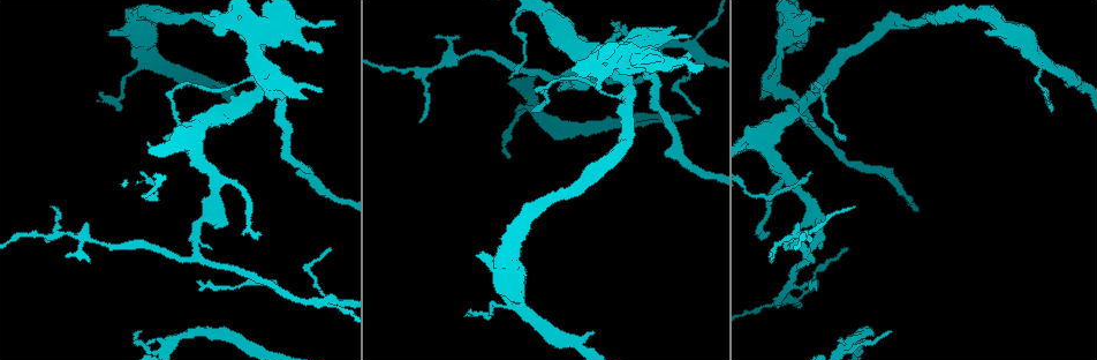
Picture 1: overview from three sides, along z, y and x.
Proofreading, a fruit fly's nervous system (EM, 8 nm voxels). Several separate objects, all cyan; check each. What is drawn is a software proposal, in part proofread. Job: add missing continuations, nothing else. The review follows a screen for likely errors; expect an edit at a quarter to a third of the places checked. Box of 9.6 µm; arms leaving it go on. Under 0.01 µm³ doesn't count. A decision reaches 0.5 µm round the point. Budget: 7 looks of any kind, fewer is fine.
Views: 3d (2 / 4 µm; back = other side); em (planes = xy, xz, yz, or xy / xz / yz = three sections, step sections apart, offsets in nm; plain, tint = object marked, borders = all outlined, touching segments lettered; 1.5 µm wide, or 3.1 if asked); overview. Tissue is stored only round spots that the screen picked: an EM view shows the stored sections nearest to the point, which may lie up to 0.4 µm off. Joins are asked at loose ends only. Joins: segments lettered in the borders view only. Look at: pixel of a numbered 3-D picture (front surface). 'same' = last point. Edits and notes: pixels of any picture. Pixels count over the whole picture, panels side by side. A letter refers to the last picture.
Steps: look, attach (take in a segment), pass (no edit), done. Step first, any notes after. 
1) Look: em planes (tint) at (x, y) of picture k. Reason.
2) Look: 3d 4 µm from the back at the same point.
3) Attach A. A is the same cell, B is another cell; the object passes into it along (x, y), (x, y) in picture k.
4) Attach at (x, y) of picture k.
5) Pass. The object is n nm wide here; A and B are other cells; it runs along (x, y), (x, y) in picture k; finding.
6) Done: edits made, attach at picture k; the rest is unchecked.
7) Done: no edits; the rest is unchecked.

Look: em planes (borders) at (770, 261) of picture 1. Tapers out.

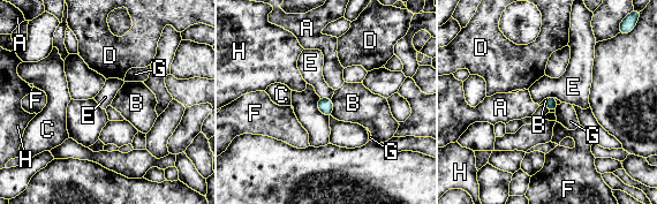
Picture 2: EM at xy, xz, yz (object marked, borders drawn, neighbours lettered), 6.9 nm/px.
Pass. The object is 80 nm wide here; A, B, C, D, E, F, G and H are other cells; no lettered segment goes on from it.

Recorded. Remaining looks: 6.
Look: em planes (tint) at (507, 156) of picture 1. Free end.

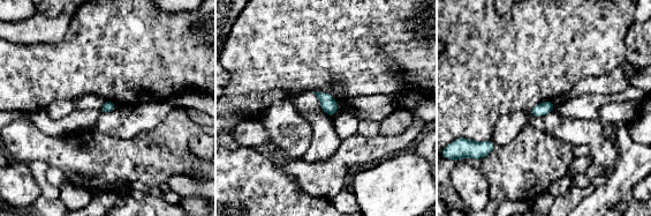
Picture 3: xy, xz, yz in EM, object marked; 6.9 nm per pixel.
Look: em planes (borders) at the same point. See the neighbours.

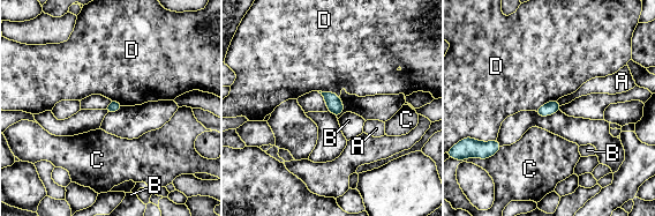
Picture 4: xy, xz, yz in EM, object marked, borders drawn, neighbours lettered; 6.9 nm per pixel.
Pass. A, B, C and D are other cells; a border runs along (556, 101), (561, 105) in picture 4; no lettered segment goes on from it.

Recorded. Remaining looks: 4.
Look: 3d 2 µm at (988, 29) of picture 1. Stops while still wide.

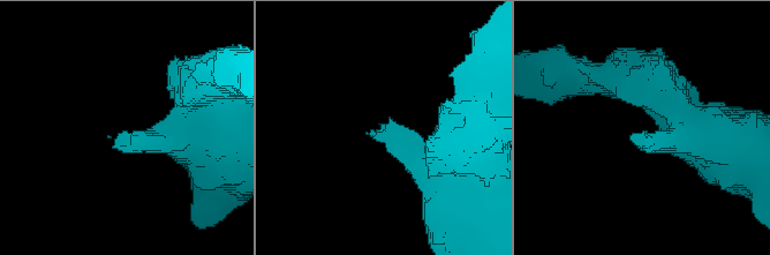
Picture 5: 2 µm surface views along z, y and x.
Look: em xy step 4 (borders) at (390, 123) of picture 5.

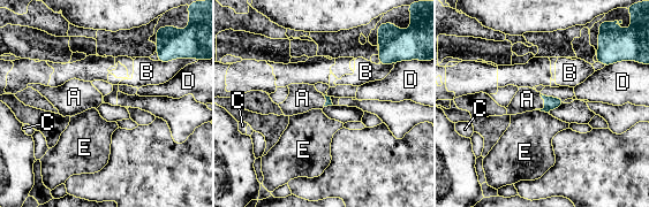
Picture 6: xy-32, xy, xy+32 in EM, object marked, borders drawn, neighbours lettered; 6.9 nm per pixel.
Attach at (527, 99) of picture 6. A is the same cell, B, C, D and E are other cells; the object passes into it along (551, 102), (545, 106), (527, 99) in picture 6; it goes on there.

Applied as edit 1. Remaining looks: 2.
Done: edits made, attach at picture 6; the rest is unchecked.

